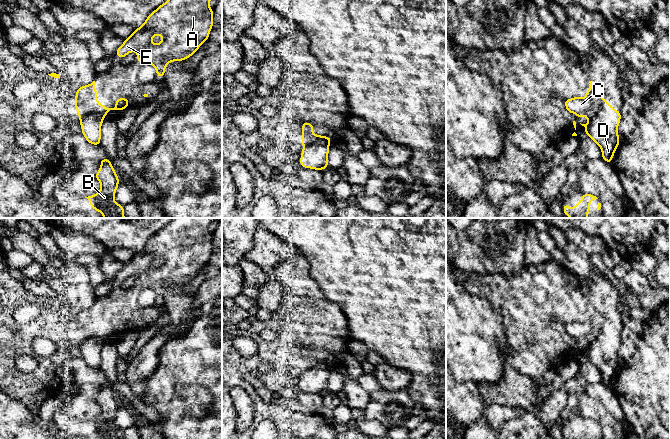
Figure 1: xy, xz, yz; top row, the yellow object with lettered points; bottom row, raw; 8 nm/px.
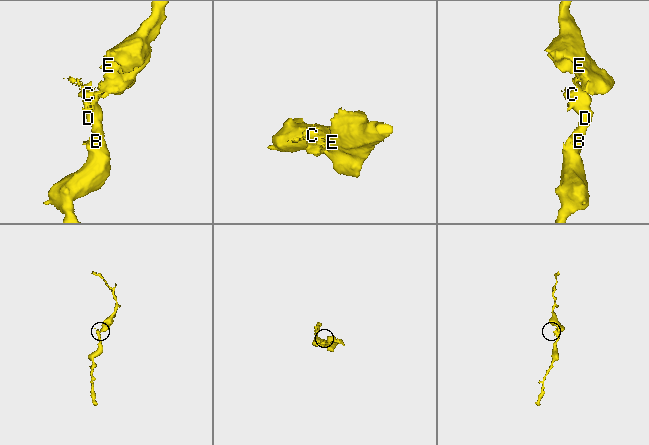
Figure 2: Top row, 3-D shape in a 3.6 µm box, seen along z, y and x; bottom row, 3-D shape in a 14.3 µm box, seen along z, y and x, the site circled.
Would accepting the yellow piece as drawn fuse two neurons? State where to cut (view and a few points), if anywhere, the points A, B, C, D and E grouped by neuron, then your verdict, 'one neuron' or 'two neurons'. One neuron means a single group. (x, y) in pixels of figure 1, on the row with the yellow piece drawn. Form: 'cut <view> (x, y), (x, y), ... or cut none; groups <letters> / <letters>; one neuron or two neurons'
cut xy (103, 116), (88, 114), (80, 120); groups A C E / B D; two neurons

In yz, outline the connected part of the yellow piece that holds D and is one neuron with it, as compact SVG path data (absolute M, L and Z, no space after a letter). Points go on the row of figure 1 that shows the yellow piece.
M605 99L597 114L588 122L584 132L601 148L602 159L609 164L620 144L618 136L620 120L620 110L614 110Z

